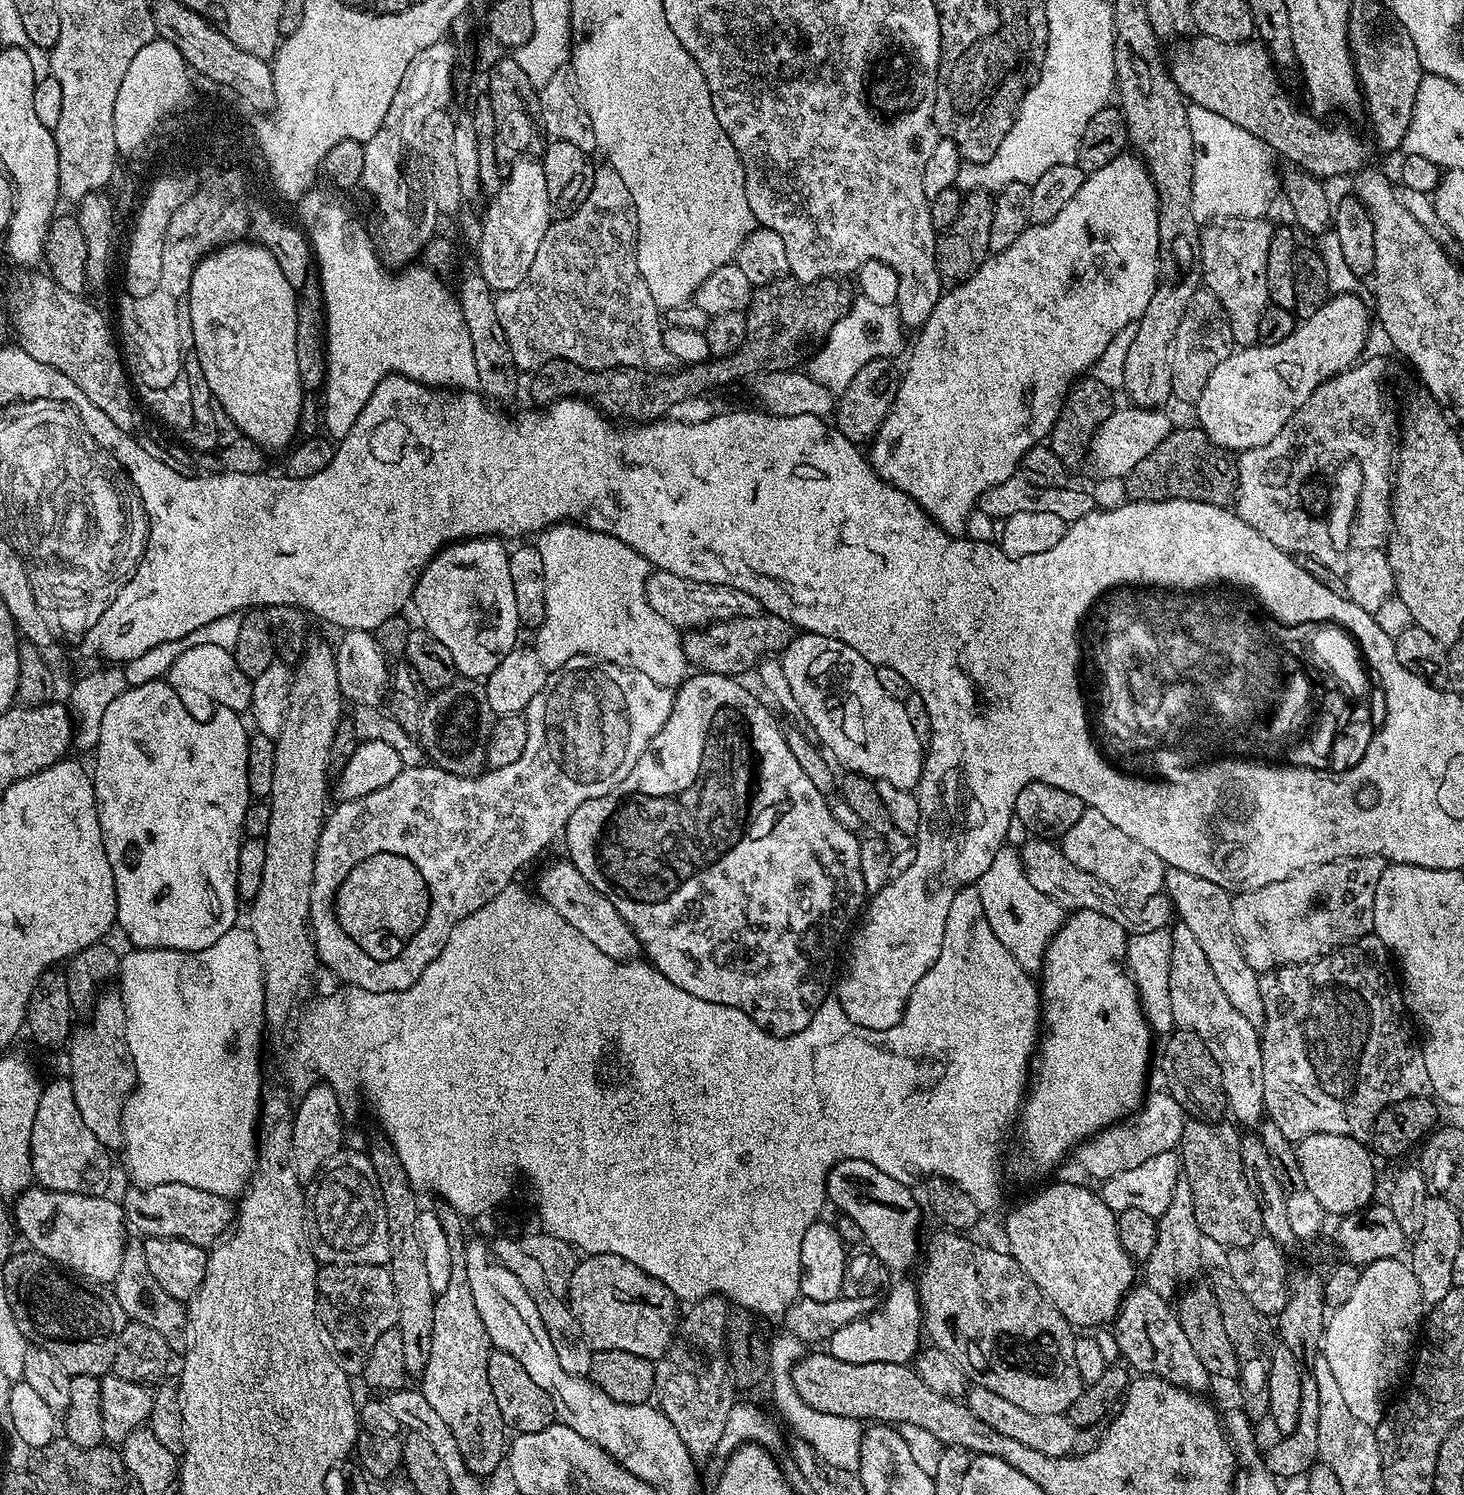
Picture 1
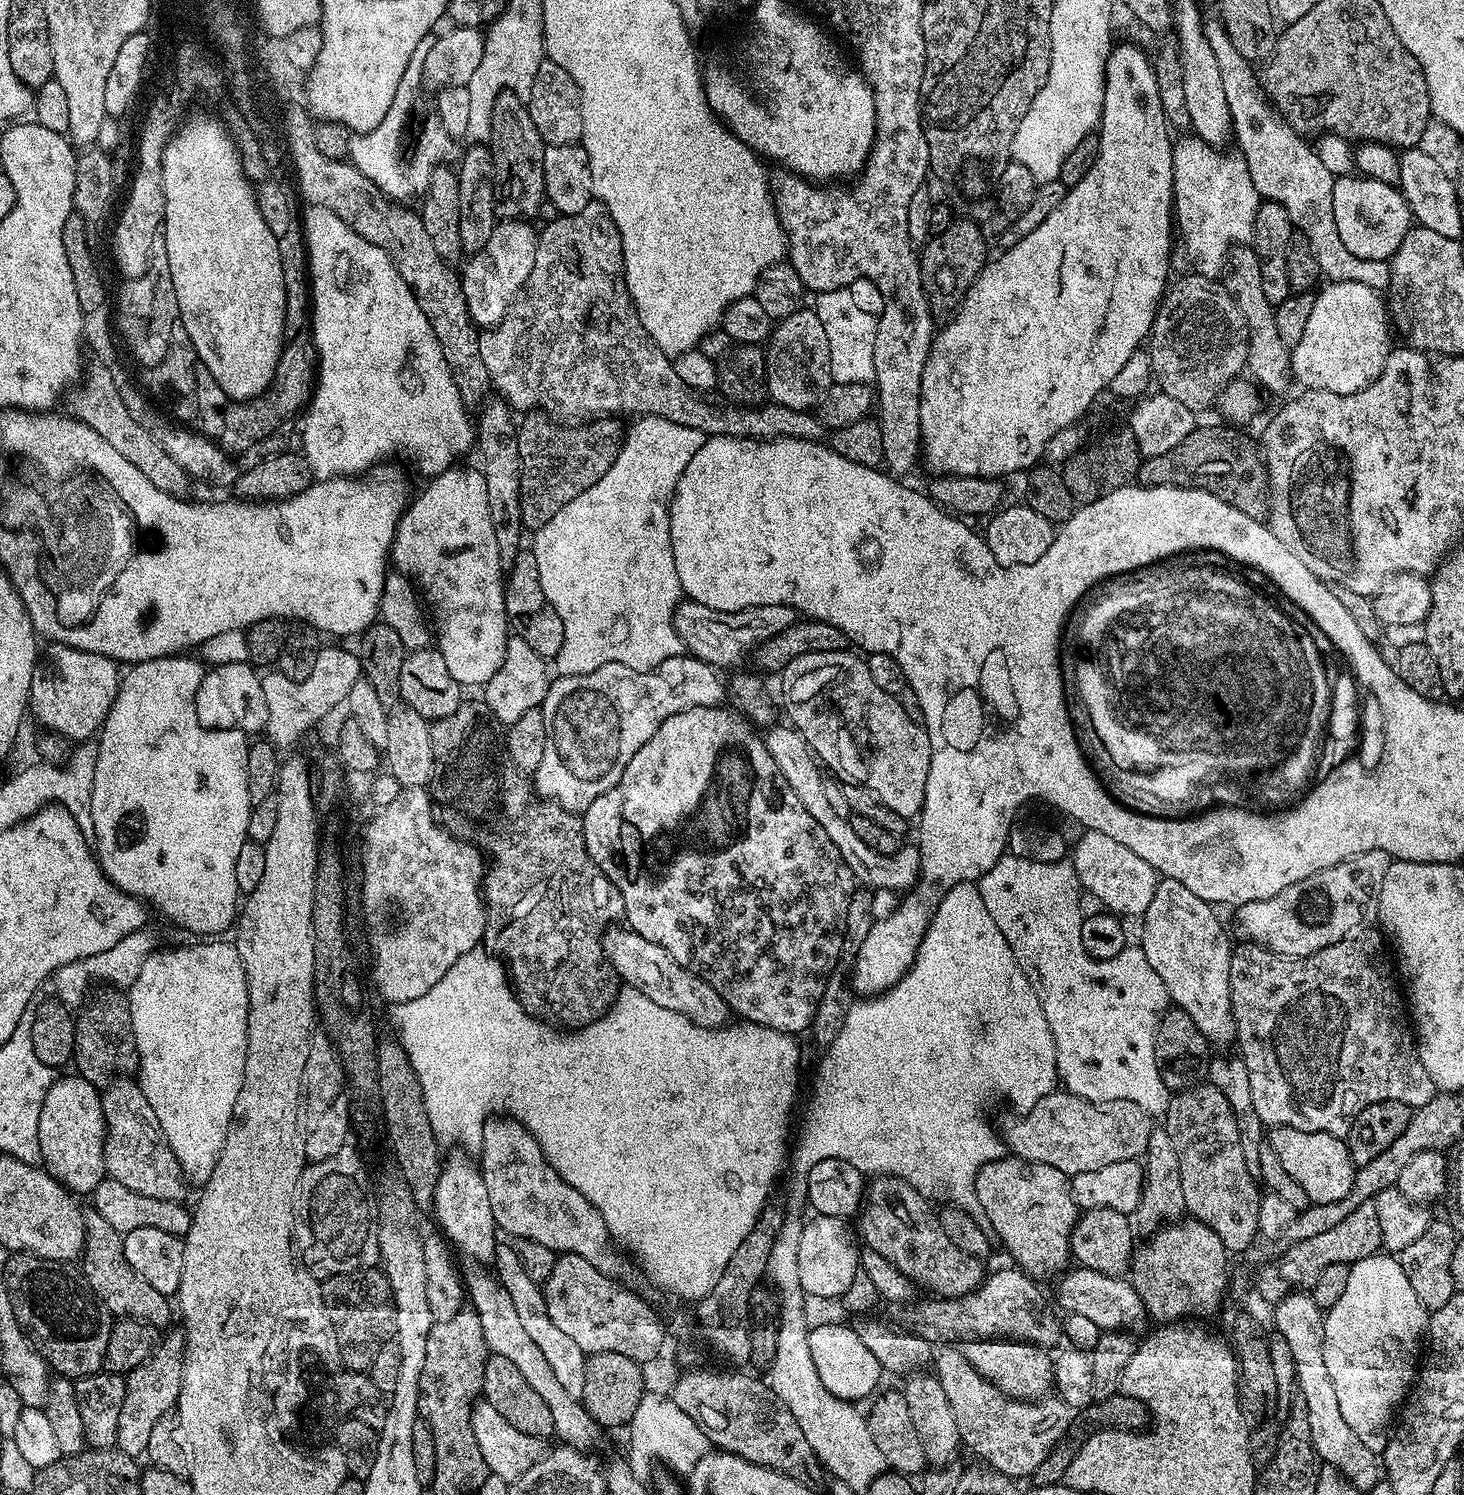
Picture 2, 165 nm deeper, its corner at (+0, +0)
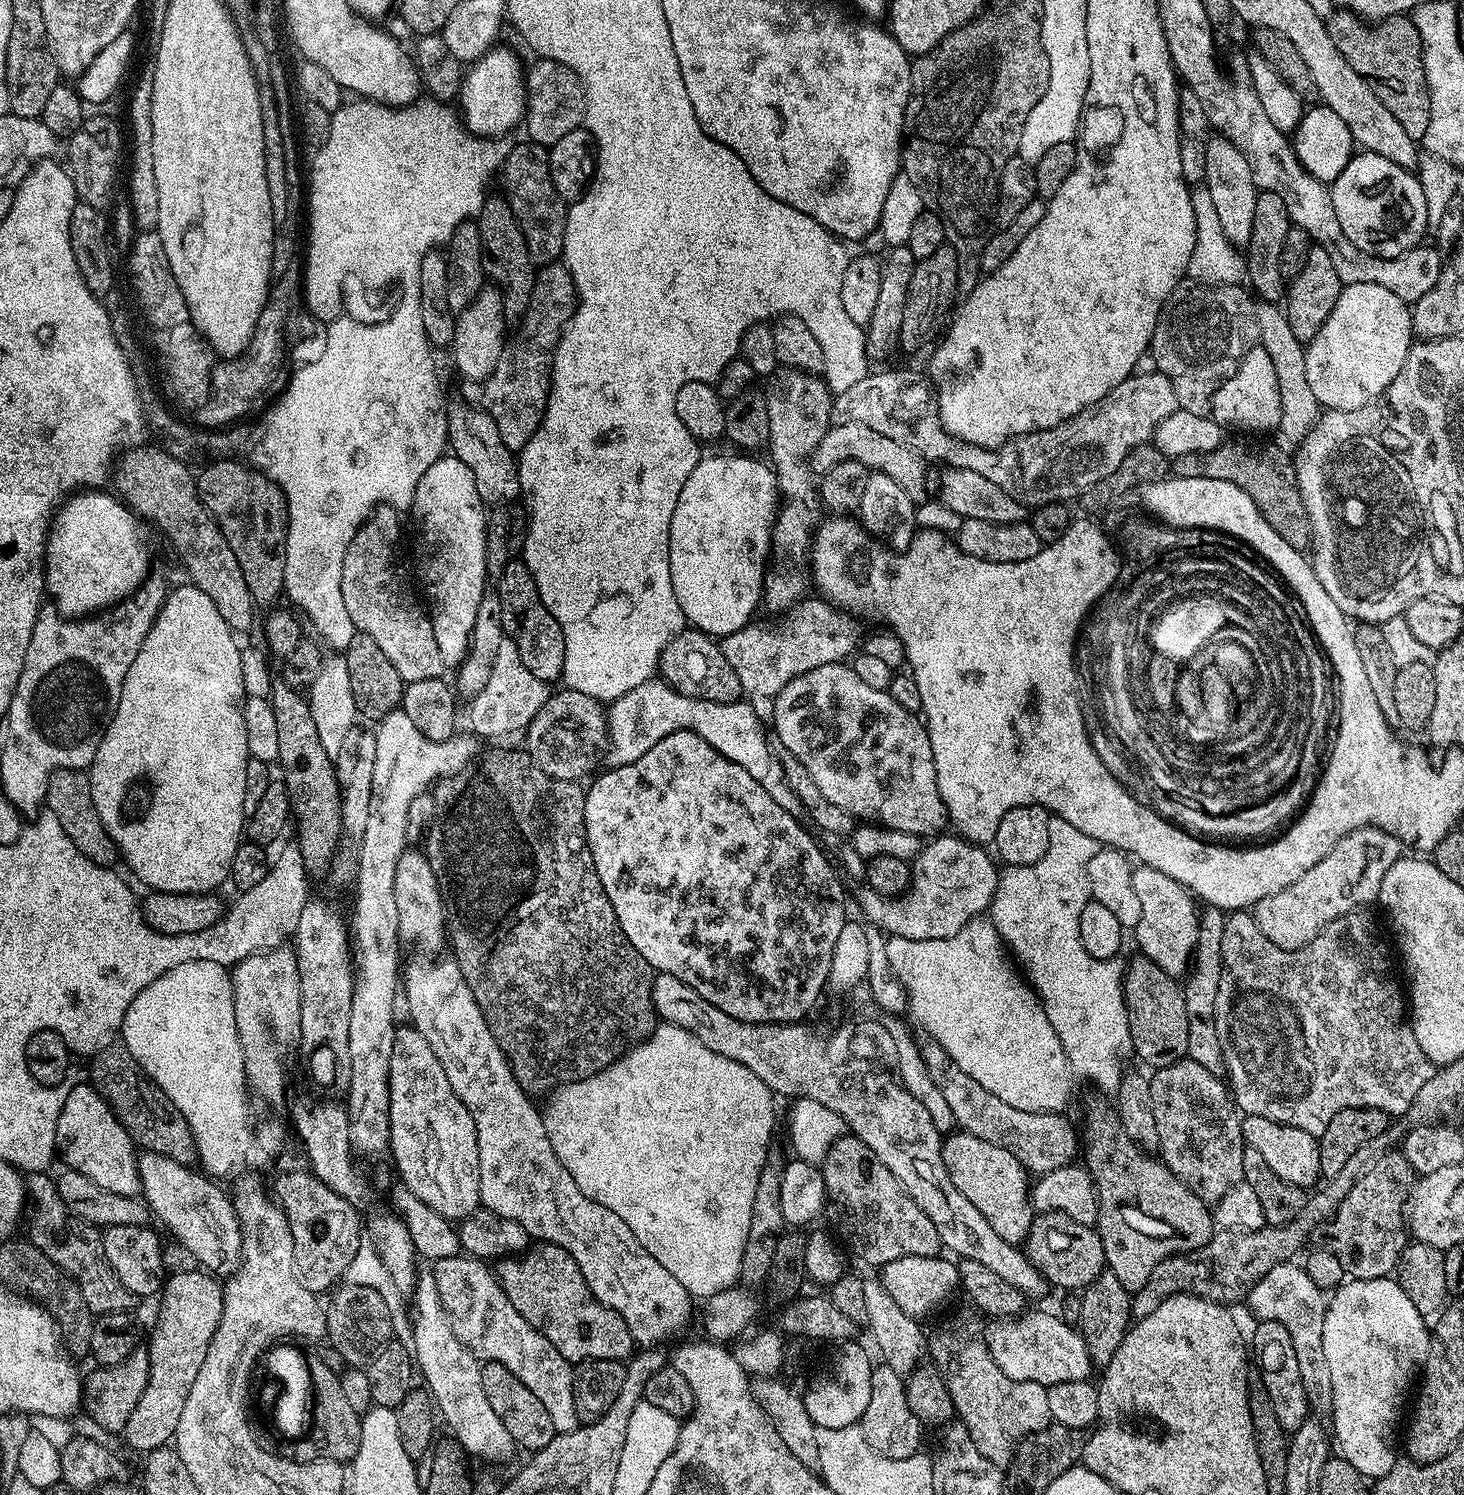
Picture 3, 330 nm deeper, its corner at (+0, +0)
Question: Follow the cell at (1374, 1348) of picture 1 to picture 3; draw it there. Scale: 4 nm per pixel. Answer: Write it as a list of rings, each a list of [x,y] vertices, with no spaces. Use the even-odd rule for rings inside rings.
[[[1387,1276],[1374,1278],[1373,1280],[1349,1279],[1331,1293],[1327,1305],[1326,1318],[1322,1322],[1322,1350],[1326,1350],[1326,1362],[1330,1366],[1330,1386],[1332,1387],[1332,1407],[1330,1409],[1332,1424],[1330,1423],[1330,1432],[1334,1437],[1335,1447],[1336,1444],[1340,1447],[1337,1448],[1339,1455],[1343,1456],[1346,1462],[1350,1462],[1350,1466],[1354,1466],[1354,1470],[1358,1470],[1358,1474],[1362,1474],[1366,1478],[1379,1478],[1386,1475],[1398,1463],[1398,1455],[1396,1456],[1396,1444],[1398,1448],[1396,1427],[1400,1424],[1400,1407],[1407,1402],[1408,1391],[1411,1388],[1413,1391],[1428,1357],[1430,1328],[1429,1325],[1428,1328],[1424,1325],[1427,1324],[1426,1317],[1418,1314],[1418,1310],[1414,1310],[1414,1302],[1410,1302],[1410,1298],[1406,1298],[1406,1290],[1402,1290],[1399,1282]]]

